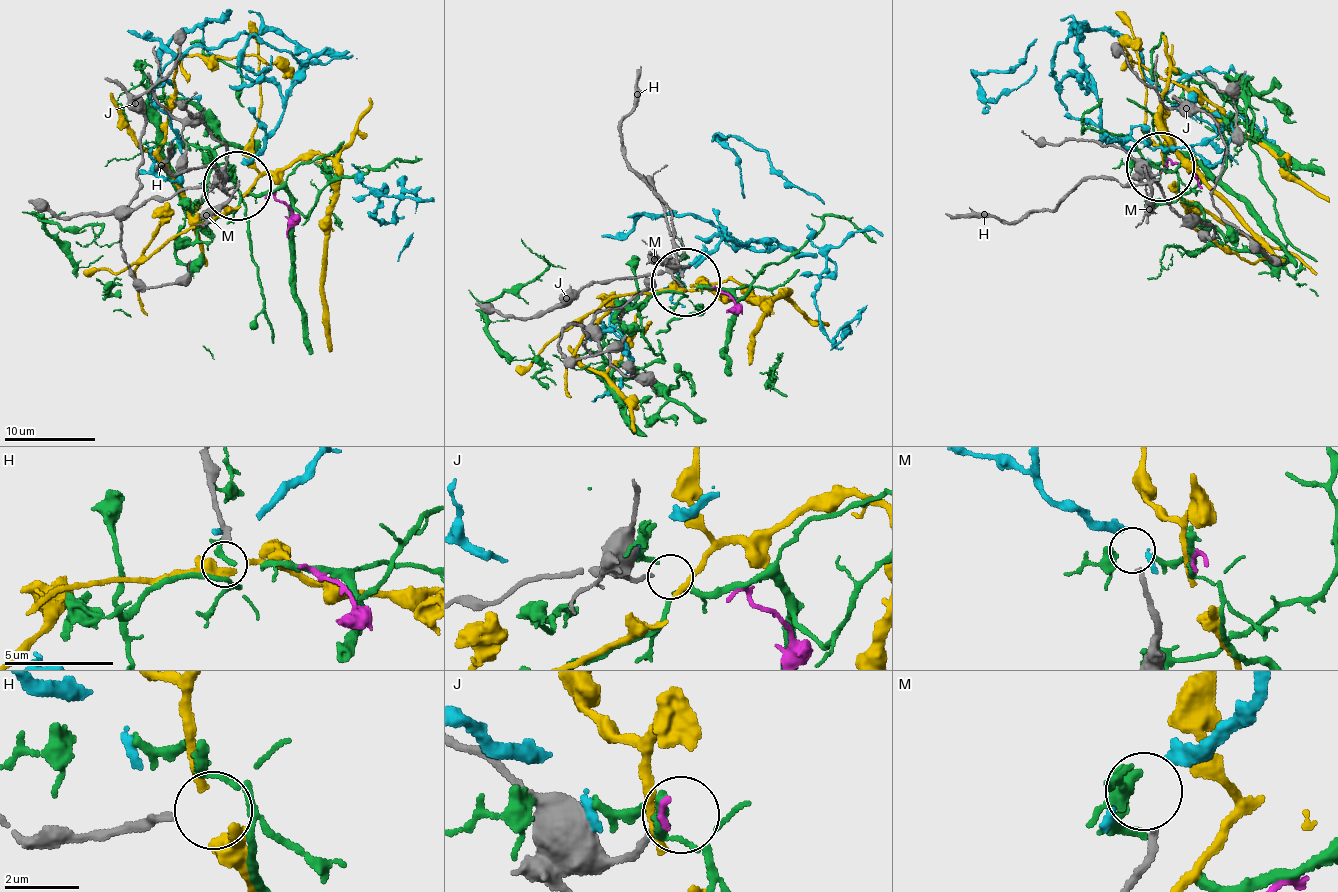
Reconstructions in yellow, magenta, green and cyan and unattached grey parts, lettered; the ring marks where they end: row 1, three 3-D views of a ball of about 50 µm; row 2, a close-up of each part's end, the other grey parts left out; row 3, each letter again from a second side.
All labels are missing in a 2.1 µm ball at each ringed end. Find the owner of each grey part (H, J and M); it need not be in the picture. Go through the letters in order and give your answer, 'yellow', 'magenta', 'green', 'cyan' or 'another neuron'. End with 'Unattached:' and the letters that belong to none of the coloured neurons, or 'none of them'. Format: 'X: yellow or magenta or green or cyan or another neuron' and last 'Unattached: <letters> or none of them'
H: another neuron
J: another neuron
M: another neuron
Unattached: H, J, M

